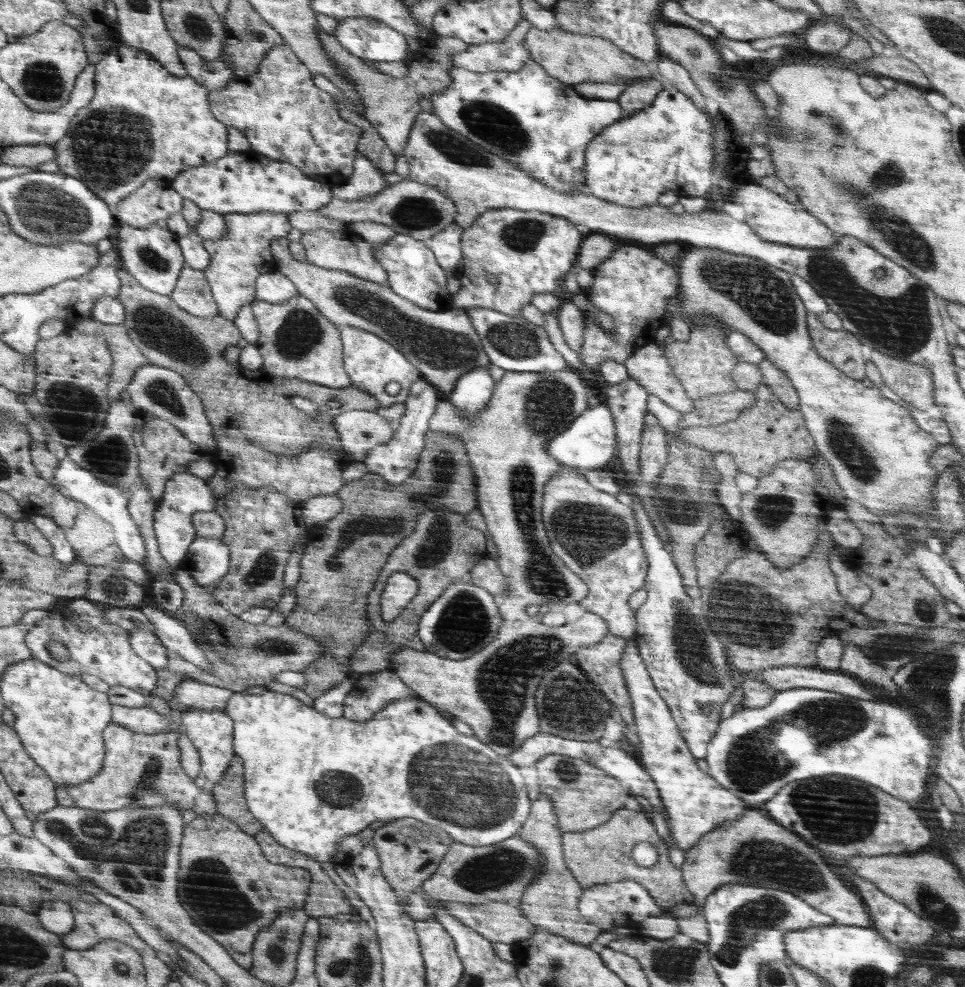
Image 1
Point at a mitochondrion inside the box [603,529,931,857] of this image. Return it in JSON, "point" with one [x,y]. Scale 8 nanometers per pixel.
{"point":[758,758]}

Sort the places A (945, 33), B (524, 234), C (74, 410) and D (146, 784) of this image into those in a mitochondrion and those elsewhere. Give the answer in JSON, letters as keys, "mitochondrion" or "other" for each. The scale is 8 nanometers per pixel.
{"A":"mitochondrion","B":"mitochondrion","C":"mitochondrion","D":"mitochondrion"}

